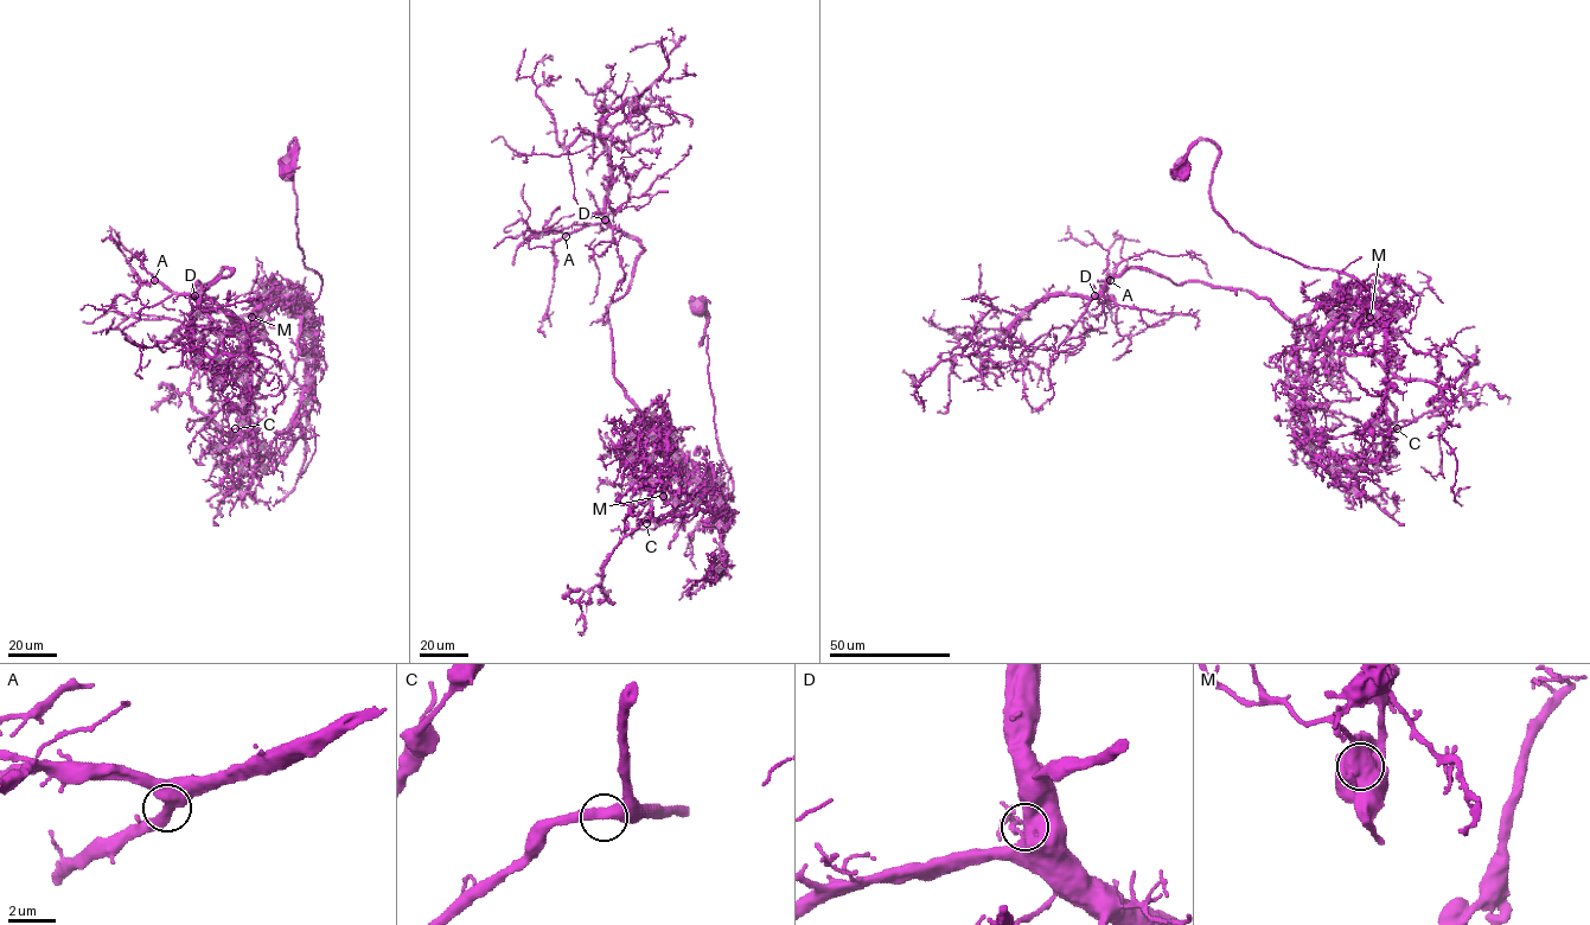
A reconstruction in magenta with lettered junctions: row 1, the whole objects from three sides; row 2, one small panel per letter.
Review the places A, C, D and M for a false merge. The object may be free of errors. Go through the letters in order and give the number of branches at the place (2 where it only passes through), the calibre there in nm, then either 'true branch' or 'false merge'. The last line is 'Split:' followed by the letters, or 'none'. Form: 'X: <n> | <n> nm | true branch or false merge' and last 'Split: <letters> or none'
A: 2 | 550 nm | true branch
C: 2 | 480 nm | true branch
D: 2 | 600 nm | true branch
M: 2 | 900 nm | false merge
Split: M

